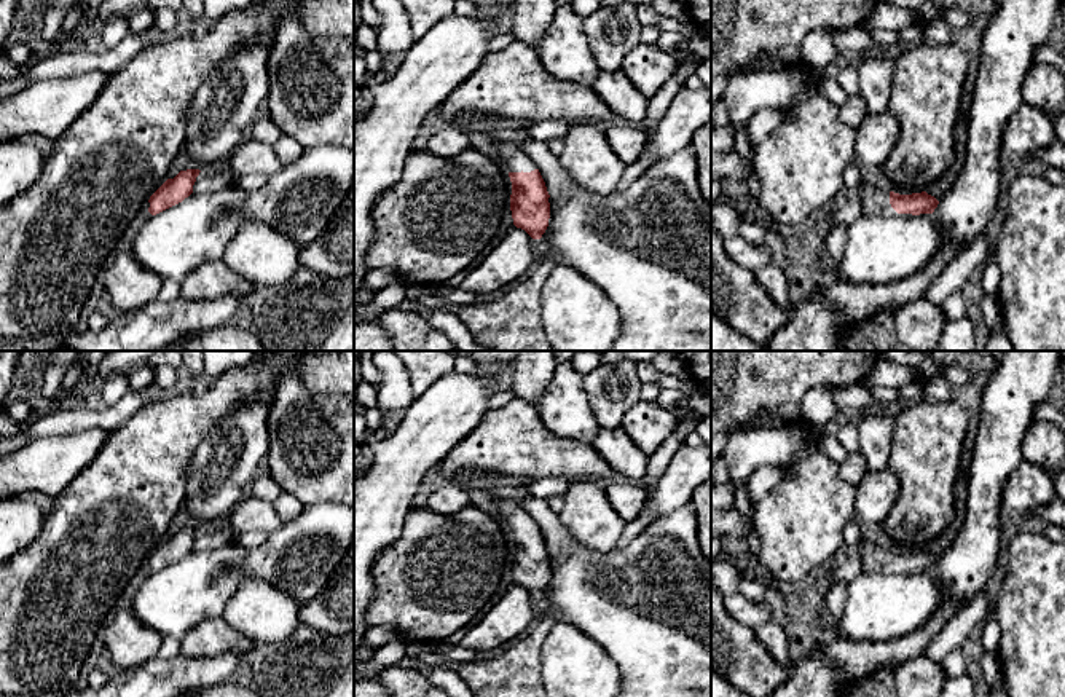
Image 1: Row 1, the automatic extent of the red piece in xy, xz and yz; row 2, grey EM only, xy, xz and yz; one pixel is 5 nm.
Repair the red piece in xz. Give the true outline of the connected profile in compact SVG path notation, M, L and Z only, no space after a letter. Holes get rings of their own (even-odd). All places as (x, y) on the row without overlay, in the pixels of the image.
M497 493L496 506L512 539L510 568L513 582L525 587L532 597L540 597L550 576L550 552L540 528L512 494Z

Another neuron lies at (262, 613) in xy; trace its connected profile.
M255 577L242 579L222 617L253 643L281 643L303 624L298 601Z

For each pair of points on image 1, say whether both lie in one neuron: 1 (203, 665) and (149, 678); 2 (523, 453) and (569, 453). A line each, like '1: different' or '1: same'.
1: same
2: same

